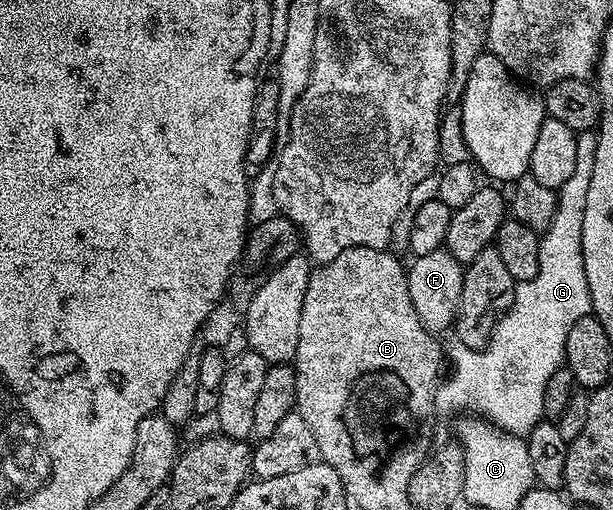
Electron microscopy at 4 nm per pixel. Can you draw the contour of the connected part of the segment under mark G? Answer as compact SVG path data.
M584 131L577 133L577 142L575 143L575 172L567 178L567 183L563 183L561 188L557 190L557 206L555 207L555 219L551 219L551 227L547 227L547 231L540 234L541 246L539 247L539 271L535 275L535 279L530 281L520 282L514 288L513 300L509 306L507 312L500 314L499 320L496 325L493 326L490 335L489 342L485 345L484 349L465 349L463 352L462 346L457 343L453 343L453 346L448 346L447 357L453 361L457 361L461 357L461 362L454 367L453 370L448 373L447 376L440 382L437 390L437 400L443 406L446 405L451 412L460 414L464 411L469 415L476 415L478 417L484 417L485 420L490 421L492 425L497 425L503 431L513 433L519 438L524 438L535 426L537 426L545 417L543 411L543 390L547 387L547 379L551 379L551 375L555 375L557 369L562 368L565 360L564 344L567 343L567 333L571 330L579 319L590 316L593 311L593 304L591 303L591 295L589 294L589 284L587 283L587 271L583 267L583 210L587 208L587 187L591 187L591 171L595 171L595 147L597 146L597 135L593 131Z

